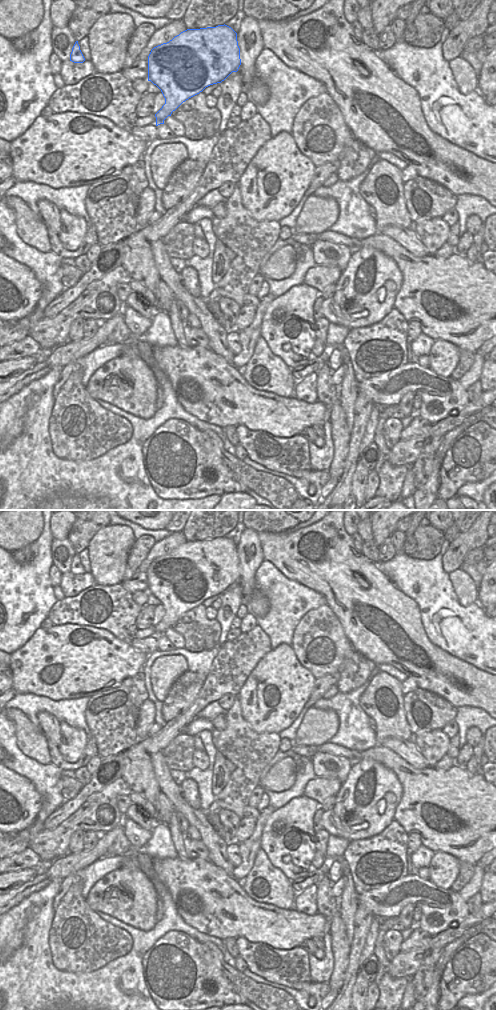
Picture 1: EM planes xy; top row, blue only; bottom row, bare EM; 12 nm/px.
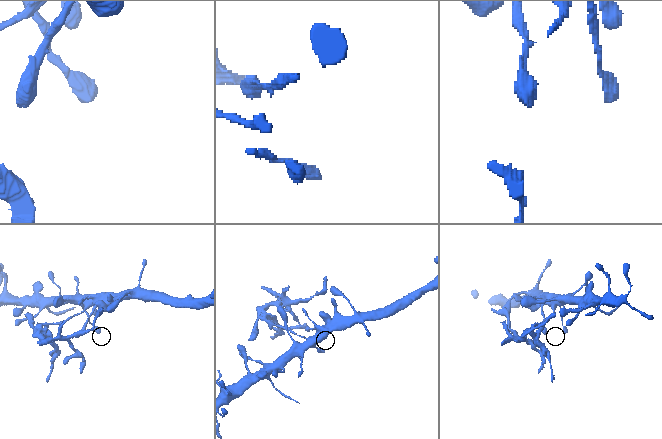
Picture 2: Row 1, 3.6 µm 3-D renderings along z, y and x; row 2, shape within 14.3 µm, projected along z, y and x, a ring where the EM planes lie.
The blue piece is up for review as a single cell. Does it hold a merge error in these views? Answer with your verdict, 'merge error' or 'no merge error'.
merge error

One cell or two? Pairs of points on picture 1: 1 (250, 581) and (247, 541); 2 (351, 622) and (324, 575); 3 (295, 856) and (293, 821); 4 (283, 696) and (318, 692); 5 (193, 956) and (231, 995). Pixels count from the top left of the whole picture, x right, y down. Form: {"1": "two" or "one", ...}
{"1": "one", "2": "one", "3": "one", "4": "two", "5": "one"}

